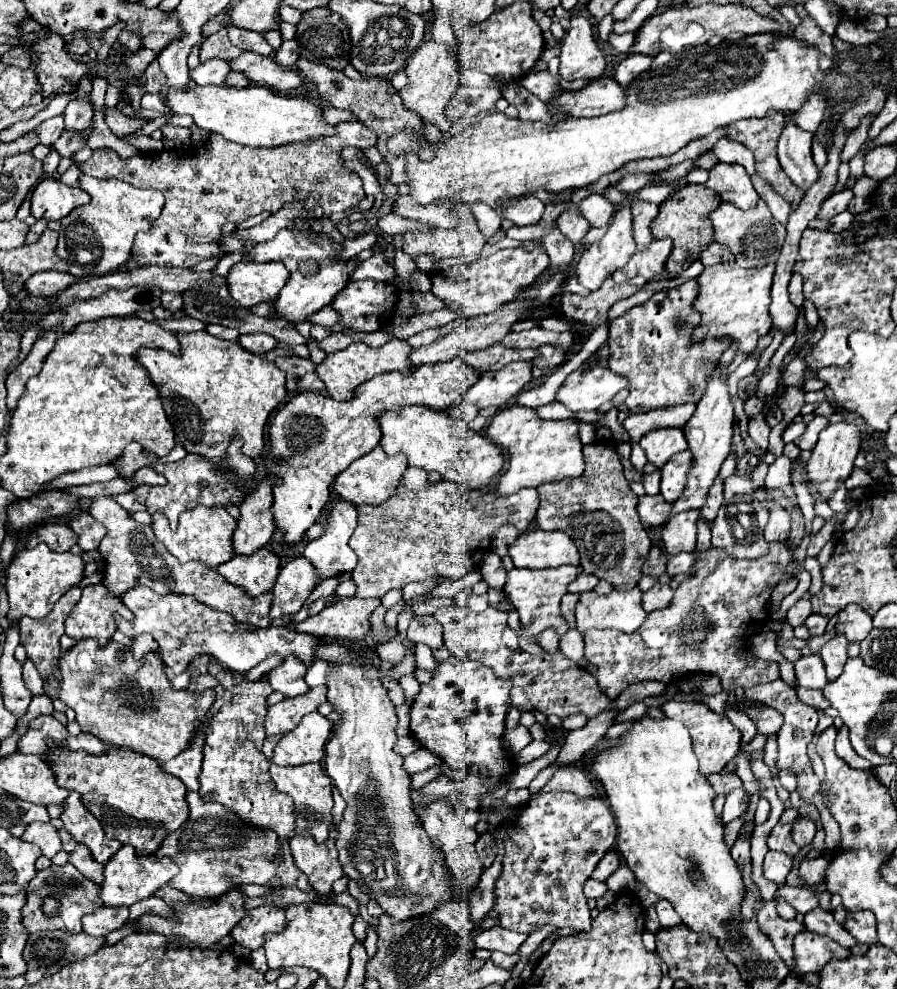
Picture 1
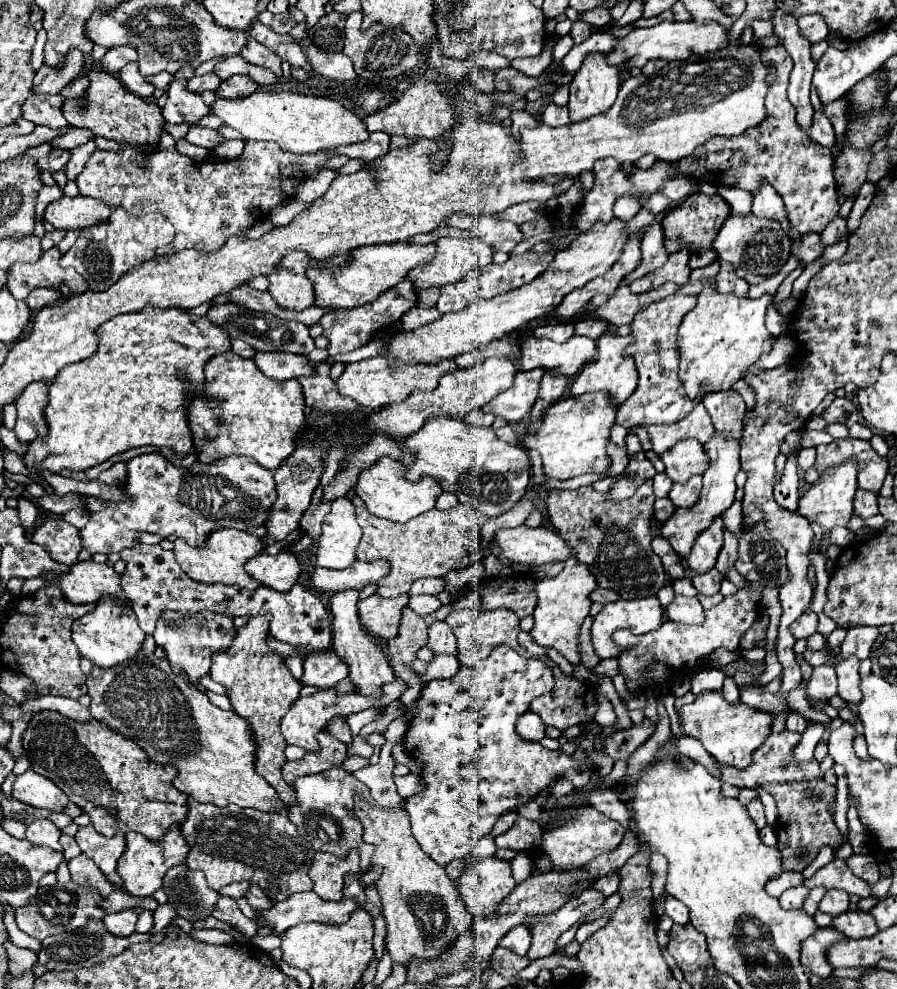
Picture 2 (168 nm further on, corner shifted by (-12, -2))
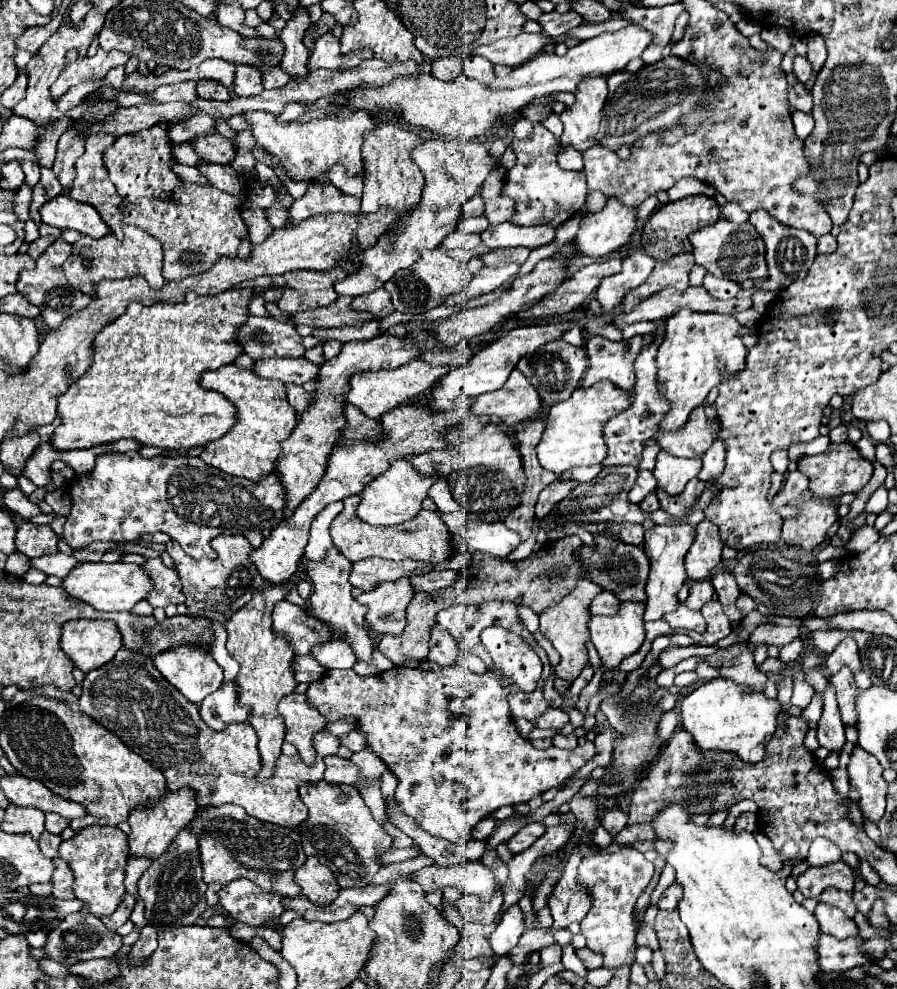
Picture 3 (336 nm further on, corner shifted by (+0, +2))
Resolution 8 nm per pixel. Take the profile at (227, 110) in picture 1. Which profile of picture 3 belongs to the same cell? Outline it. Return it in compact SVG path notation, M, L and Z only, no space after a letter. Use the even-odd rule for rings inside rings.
M343 107L339 117L325 117L321 121L309 123L277 123L275 115L265 111L251 111L245 113L245 117L253 123L255 141L281 161L291 181L313 181L317 177L325 177L333 165L343 165L347 169L347 175L365 175L361 143L363 135L375 129L375 123L367 111L351 113L347 107Z

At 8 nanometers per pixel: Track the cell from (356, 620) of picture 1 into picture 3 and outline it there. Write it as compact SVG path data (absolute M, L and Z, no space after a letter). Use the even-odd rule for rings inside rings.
M403 579L403 581L393 581L393 583L383 583L373 591L361 593L357 597L359 603L367 605L367 623L379 631L379 633L391 633L391 635L399 635L405 625L405 611L407 605L413 599L413 589L411 589L411 581Z

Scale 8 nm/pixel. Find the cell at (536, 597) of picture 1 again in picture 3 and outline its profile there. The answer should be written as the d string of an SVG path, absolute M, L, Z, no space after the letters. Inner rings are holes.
M579 579L577 581L577 587L567 595L563 597L563 601L547 611L541 613L541 633L553 643L553 647L557 649L557 653L561 655L561 661L559 661L559 673L555 673L559 679L567 679L567 681L575 681L581 671L585 669L585 665L589 663L589 657L587 657L587 649L585 649L585 643L589 641L589 605L591 601L601 593L603 589L599 585L595 585L593 581L589 579Z

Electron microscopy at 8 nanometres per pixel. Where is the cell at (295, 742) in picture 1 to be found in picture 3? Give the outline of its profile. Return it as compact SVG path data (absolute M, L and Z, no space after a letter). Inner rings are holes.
M131 651L117 653L117 657L109 661L107 665L95 671L89 671L83 681L83 695L79 699L79 707L83 713L91 715L103 727L107 727L117 737L121 737L137 755L141 755L153 767L161 769L165 773L167 787L171 791L177 791L185 785L193 787L197 791L199 807L233 803L243 807L247 815L259 821L297 829L307 819L307 807L299 799L299 785L317 783L323 779L325 763L305 765L299 755L281 755L275 761L273 777L264 782L257 781L257 773L261 771L261 755L257 749L255 729L249 723L235 723L235 725L229 725L225 731L207 729L207 725L203 725L203 721L199 719L197 707L191 705L171 683L167 683L163 675L155 669L155 665L147 661L147 657L141 657L139 653L131 653Z

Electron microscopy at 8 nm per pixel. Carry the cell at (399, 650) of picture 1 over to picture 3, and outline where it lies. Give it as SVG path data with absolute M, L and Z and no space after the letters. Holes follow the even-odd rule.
M291 693L283 697L279 703L279 713L283 715L285 725L289 729L285 741L293 743L301 759L307 765L311 765L317 757L313 747L313 737L327 725L325 717L321 717L321 713L315 707L309 707L307 697L299 693Z

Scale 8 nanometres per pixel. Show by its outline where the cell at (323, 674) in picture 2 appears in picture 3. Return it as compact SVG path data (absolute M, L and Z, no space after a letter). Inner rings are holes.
M333 639L313 649L313 657L327 669L351 669L357 657L345 639Z

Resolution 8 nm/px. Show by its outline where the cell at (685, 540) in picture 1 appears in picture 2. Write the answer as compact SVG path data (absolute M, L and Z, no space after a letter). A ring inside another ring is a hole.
M715 517L713 523L697 535L691 553L687 555L687 567L695 573L705 573L705 569L715 567L715 557L723 545L723 519Z

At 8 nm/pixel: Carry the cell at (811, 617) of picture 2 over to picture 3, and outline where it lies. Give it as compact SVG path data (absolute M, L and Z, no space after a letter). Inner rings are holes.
M759 625L751 637L749 637L749 643L753 647L759 647L759 645L777 645L777 647L783 647L787 643L791 643L793 639L801 637L801 629L799 627L781 627L781 625Z

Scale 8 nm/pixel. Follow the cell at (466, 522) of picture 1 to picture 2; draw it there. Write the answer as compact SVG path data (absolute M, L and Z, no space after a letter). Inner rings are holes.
M351 497L357 521L363 527L363 537L357 549L359 561L377 561L385 559L389 563L389 573L379 579L375 595L379 597L399 597L409 591L411 583L425 577L443 577L449 571L465 569L479 561L481 549L481 527L487 521L485 515L475 511L471 505L459 503L451 511L431 509L417 515L407 523L397 523L389 519L377 519L367 511L363 499Z

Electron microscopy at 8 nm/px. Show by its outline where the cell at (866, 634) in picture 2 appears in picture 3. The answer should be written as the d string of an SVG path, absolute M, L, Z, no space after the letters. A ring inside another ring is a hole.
M847 637L827 659L825 665L829 669L829 675L835 675L841 667L849 667L853 673L861 671L861 659L859 659L859 651L857 651L857 643Z

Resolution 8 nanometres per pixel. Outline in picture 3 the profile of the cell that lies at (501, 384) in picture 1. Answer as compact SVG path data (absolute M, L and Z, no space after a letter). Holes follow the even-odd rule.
M517 369L515 373L511 373L511 377L501 389L479 395L473 405L473 415L497 415L507 427L515 427L523 421L537 419L539 413L539 393Z

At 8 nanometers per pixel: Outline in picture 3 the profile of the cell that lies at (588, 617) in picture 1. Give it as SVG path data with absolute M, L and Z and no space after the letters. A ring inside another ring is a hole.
M625 601L615 617L591 617L591 641L605 669L617 669L625 657L633 655L641 647L645 641L643 613L645 603Z

